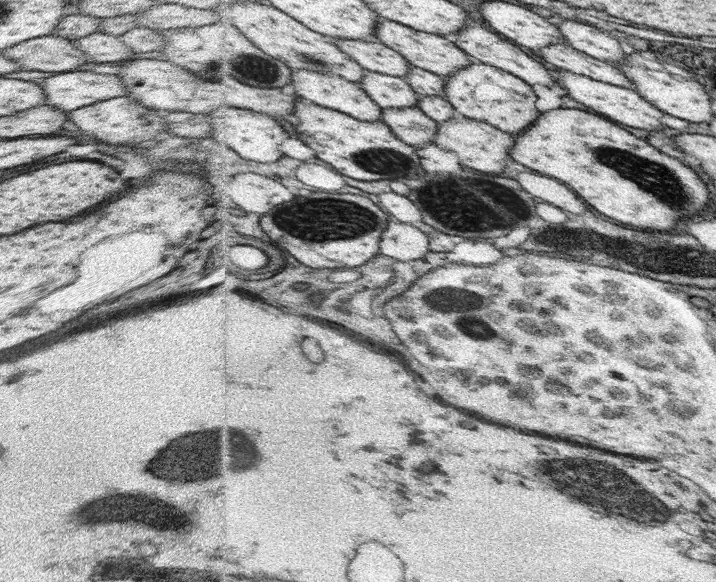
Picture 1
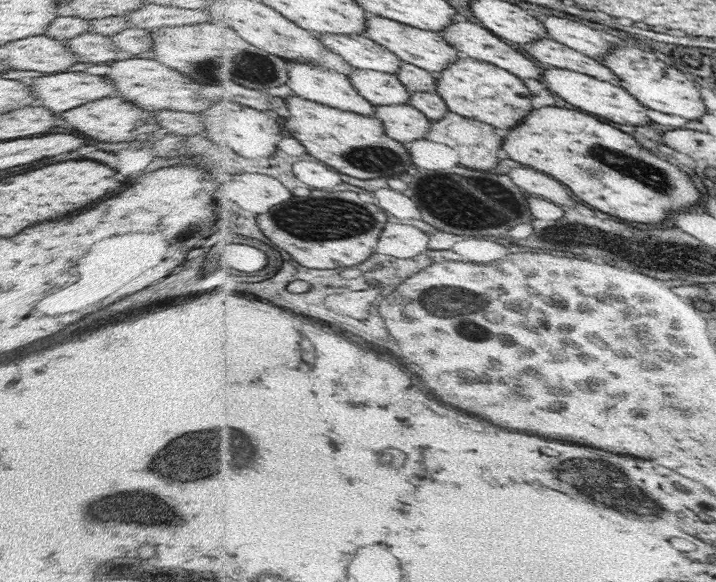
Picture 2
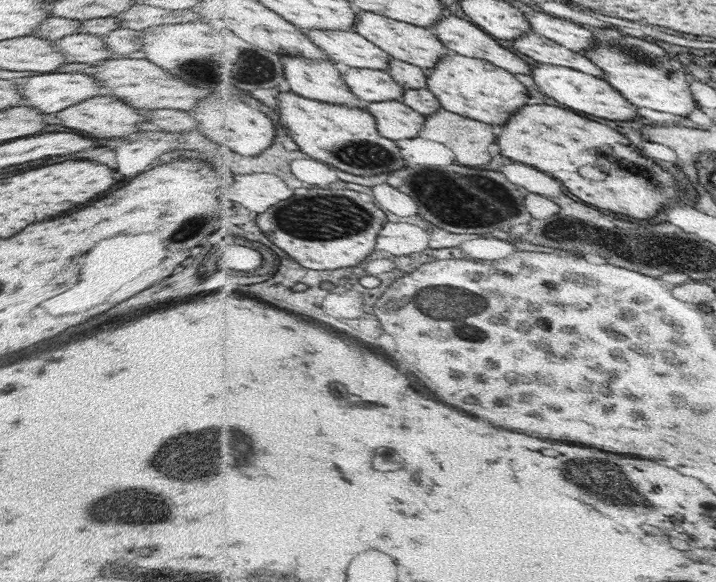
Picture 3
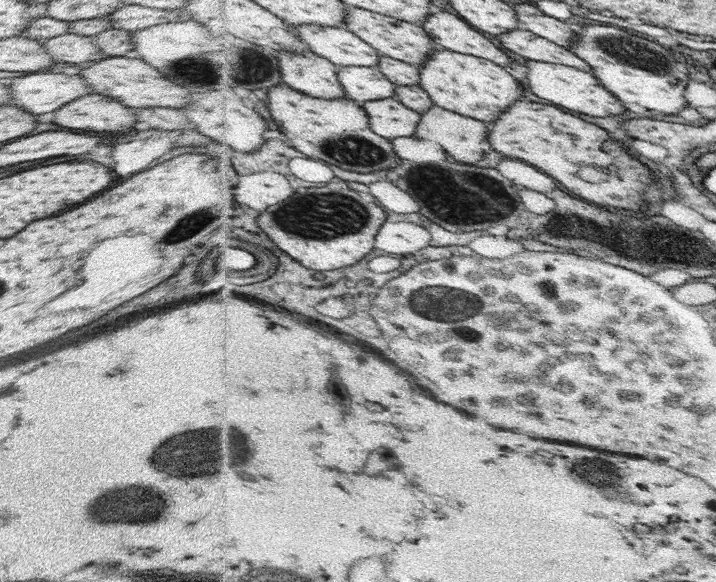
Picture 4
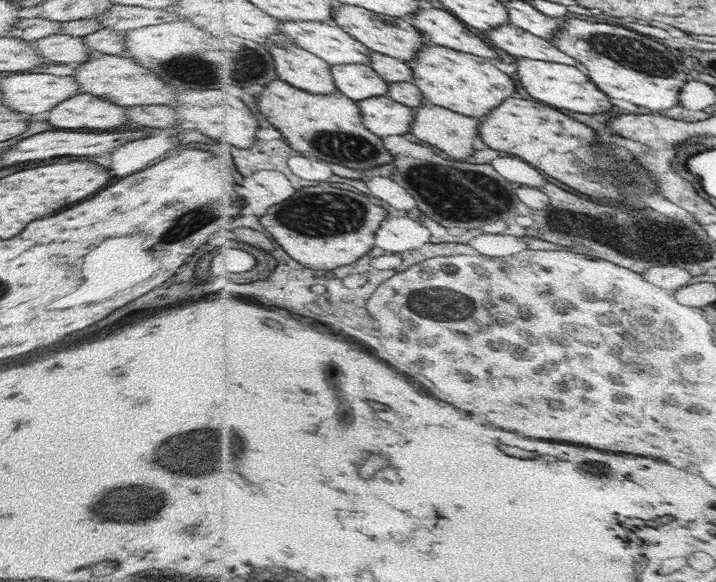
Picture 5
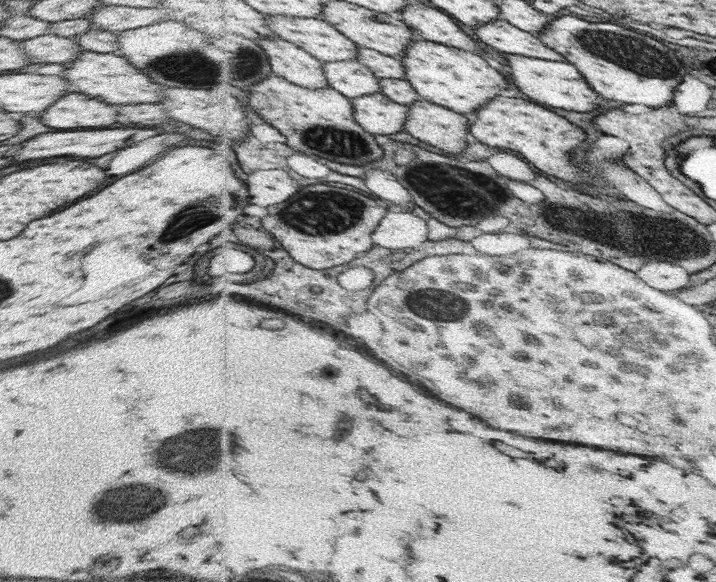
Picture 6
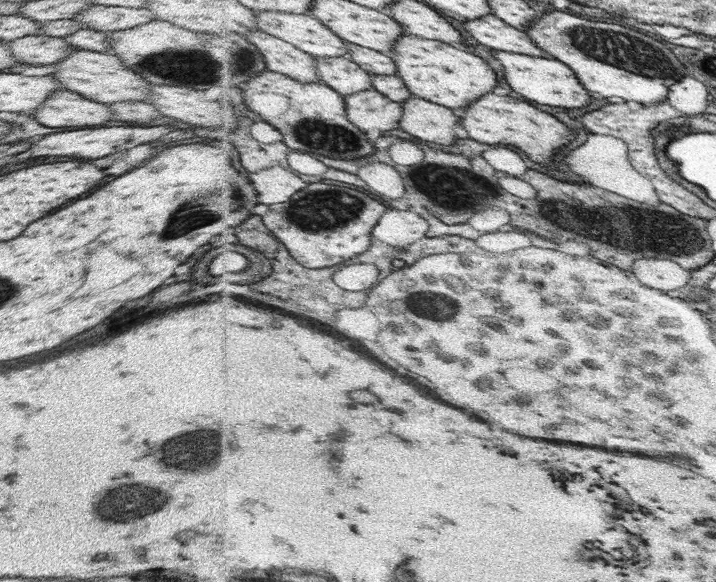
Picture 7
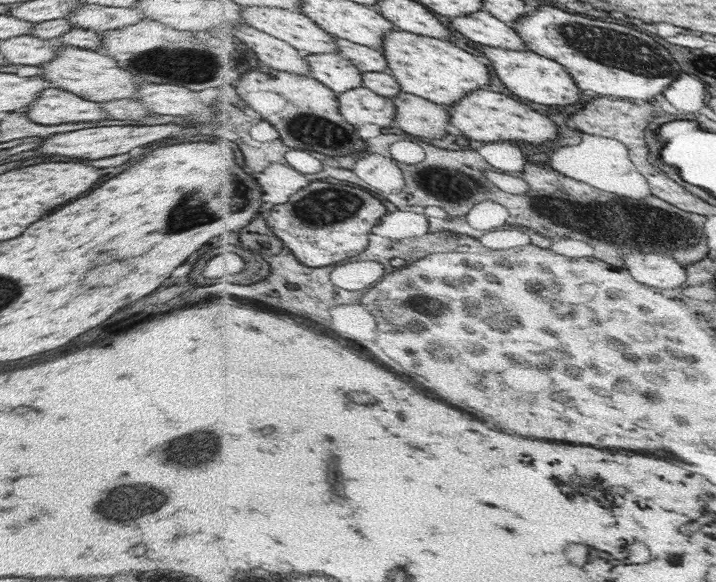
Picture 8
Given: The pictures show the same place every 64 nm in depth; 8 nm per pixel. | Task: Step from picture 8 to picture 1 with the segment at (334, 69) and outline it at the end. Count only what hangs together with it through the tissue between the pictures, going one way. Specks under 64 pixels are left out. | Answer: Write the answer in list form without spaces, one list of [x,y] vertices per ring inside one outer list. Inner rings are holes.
[[[368,71],[360,83],[384,109],[419,106],[420,94],[408,78]]]

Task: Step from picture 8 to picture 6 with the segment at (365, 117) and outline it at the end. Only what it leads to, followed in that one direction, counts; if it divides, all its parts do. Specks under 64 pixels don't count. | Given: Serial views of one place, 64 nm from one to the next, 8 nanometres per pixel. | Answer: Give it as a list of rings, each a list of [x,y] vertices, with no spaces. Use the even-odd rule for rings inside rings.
[[[382,93],[353,98],[355,117],[368,132],[375,135],[406,131],[409,106],[392,100]]]

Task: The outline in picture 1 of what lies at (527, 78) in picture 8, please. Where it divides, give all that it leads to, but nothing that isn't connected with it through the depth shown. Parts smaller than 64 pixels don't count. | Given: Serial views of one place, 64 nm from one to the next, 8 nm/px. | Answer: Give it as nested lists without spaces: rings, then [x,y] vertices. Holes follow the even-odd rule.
[[[562,69],[553,70],[552,78],[564,90],[563,94],[576,100],[576,102],[580,102],[588,110],[592,110],[592,112],[602,115],[616,123],[648,131],[662,130],[662,128],[666,127],[660,121],[660,117],[664,113],[663,110],[656,108],[651,101],[644,100],[644,97],[640,96],[633,89],[608,84],[580,73],[573,73]]]

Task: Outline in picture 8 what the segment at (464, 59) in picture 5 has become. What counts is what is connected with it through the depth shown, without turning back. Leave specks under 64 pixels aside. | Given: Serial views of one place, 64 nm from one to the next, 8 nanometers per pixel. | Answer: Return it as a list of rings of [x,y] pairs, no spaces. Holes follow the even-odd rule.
[[[400,28],[392,31],[385,36],[383,52],[388,57],[390,63],[389,72],[394,75],[402,85],[404,91],[417,94],[418,96],[427,98],[428,100],[437,102],[445,107],[451,107],[460,102],[469,92],[476,89],[482,89],[489,83],[490,72],[484,64],[480,64],[478,59],[472,54],[468,54],[466,50],[460,48],[448,39],[437,39],[431,36],[417,35]]]

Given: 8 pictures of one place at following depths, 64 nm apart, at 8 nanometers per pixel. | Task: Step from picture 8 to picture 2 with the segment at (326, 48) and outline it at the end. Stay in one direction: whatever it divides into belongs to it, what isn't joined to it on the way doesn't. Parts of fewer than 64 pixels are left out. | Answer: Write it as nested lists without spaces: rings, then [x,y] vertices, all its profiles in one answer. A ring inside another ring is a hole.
[[[316,34],[334,52],[341,54],[352,66],[399,74],[404,60],[383,44],[366,35]]]

